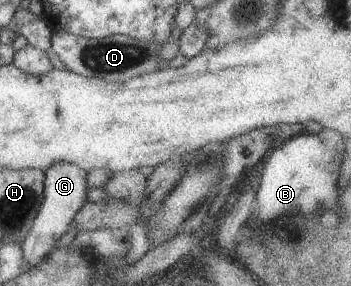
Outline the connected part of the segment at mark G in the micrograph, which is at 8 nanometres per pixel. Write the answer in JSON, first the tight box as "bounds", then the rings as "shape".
{"bounds":[21,162,87,267],"shape":[[[58,162],[44,170],[43,200],[32,220],[32,227],[21,244],[22,260],[28,267],[45,260],[62,236],[71,232],[73,217],[87,200],[86,172],[71,163]]]}

